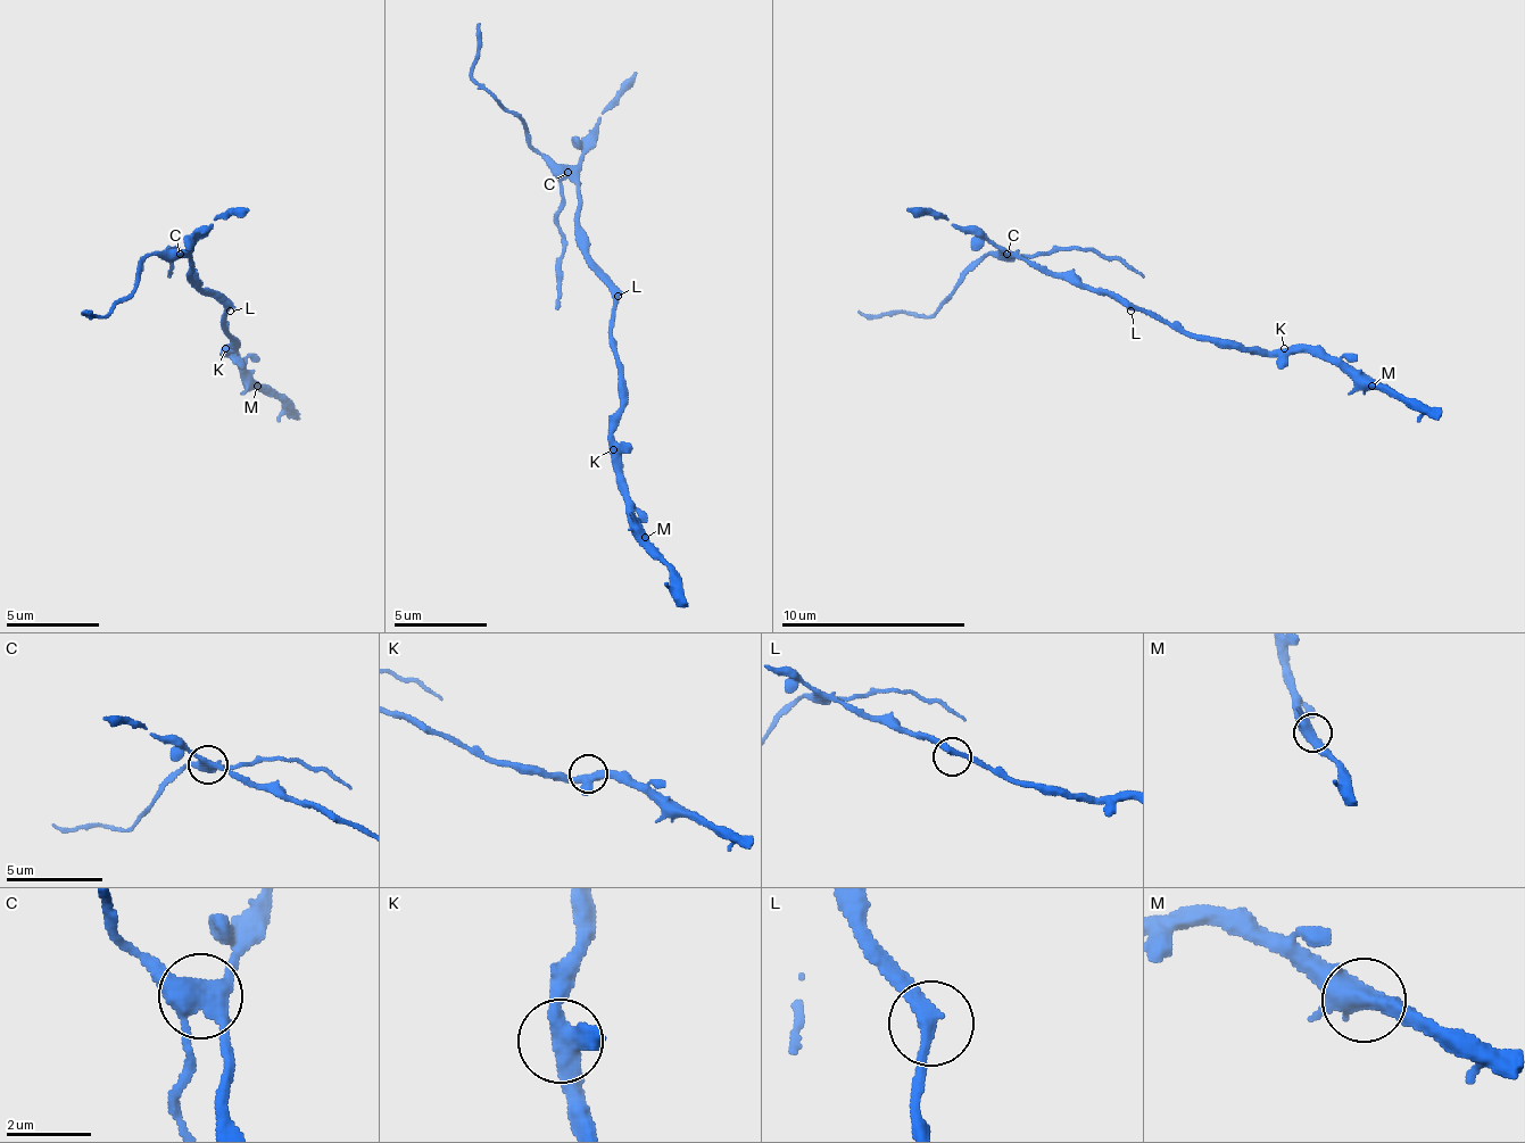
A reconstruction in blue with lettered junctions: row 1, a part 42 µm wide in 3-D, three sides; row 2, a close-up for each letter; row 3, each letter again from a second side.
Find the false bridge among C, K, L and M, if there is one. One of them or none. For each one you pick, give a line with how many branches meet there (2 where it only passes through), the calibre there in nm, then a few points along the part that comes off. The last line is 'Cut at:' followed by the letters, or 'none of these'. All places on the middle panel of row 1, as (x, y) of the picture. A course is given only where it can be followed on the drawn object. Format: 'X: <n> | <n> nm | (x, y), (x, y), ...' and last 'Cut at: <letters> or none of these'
C: 4 | 420 nm | (566, 171), (538, 152), (529, 129), (478, 83), (478, 22)
Cut at: C

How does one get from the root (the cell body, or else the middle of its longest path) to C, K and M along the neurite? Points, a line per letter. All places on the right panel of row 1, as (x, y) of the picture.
C: (1130, 306), (1121, 306), (1103, 292), (1043, 274), (1024, 261), (1005, 255)
K: (1130, 306), (1144, 306), (1163, 321), (1177, 321), (1191, 334), (1233, 339), (1265, 353), (1284, 348)
M: (1130, 306), (1177, 321), (1191, 334), (1233, 339), (1265, 353), (1326, 353), (1349, 362), (1372, 386)

